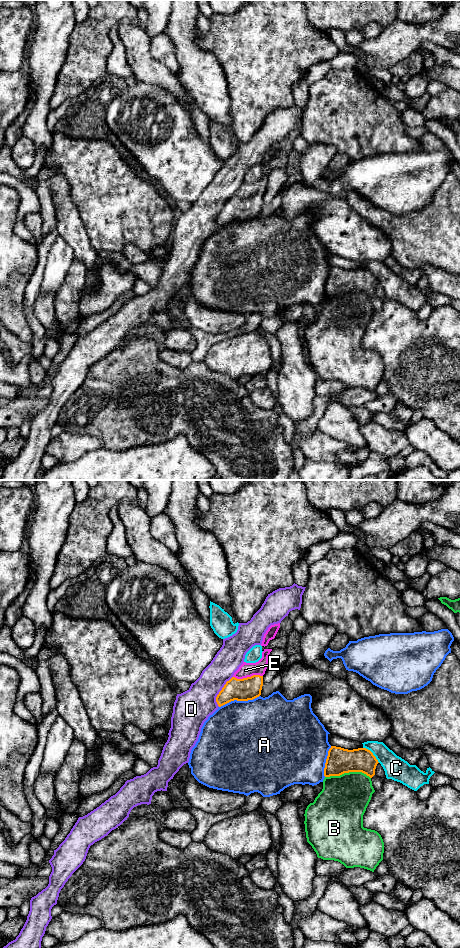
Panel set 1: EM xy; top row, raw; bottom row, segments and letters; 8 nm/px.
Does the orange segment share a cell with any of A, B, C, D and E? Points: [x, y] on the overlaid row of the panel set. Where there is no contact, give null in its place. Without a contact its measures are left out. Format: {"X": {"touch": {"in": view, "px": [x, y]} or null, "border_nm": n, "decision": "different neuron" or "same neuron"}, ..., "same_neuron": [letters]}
{"A": {"touch": {"in": "xy", "px": [239, 700]}, "border_nm": 340, "decision": "different neuron"}, "B": {"touch": {"in": "xy", "px": [348, 772]}, "border_nm": 360, "decision": "different neuron"}, "C": {"touch": {"in": "xy", "px": [372, 753]}, "border_nm": 180, "decision": "different neuron"}, "D": {"touch": {"in": "xy", "px": [220, 691]}, "border_nm": 280, "decision": "different neuron"}, "E": {"touch": {"in": "xy", "px": [247, 677]}, "border_nm": 240, "decision": "same neuron"}, "same_neuron": ["E"]}

